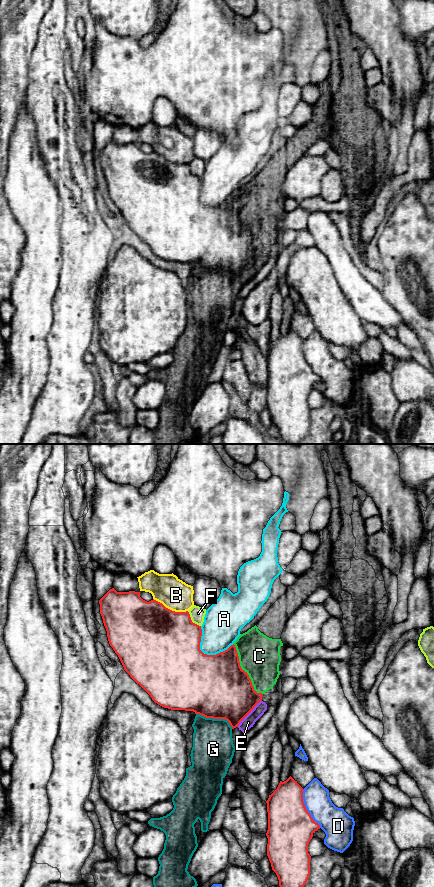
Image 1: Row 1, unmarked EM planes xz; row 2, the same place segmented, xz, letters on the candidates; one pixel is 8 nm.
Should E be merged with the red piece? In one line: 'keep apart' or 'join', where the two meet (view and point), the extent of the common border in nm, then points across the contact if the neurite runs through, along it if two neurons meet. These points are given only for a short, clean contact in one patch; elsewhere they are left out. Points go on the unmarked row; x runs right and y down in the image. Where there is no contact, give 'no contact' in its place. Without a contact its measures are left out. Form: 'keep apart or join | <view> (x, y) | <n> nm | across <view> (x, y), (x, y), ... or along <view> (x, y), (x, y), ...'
keep apart | xz (249, 264) | 300 nm | along xz (261, 252), (237, 278)

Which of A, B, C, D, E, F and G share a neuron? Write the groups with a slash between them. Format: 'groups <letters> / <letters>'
groups A / B / C E G / D / F

